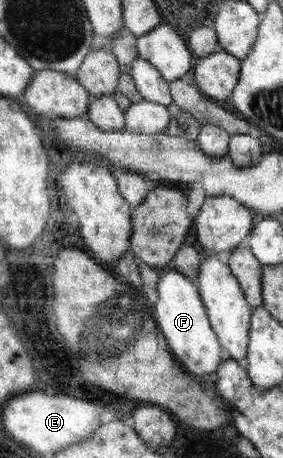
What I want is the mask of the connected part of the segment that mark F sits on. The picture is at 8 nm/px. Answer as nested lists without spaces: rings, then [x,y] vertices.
[[[167,265],[157,278],[156,291],[157,301],[154,303],[153,319],[159,321],[157,327],[167,339],[166,346],[171,355],[195,377],[213,373],[221,362],[221,347],[209,325],[197,287],[171,265]]]

